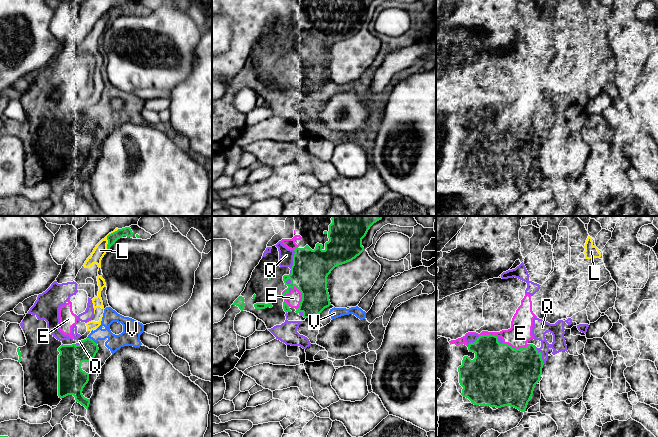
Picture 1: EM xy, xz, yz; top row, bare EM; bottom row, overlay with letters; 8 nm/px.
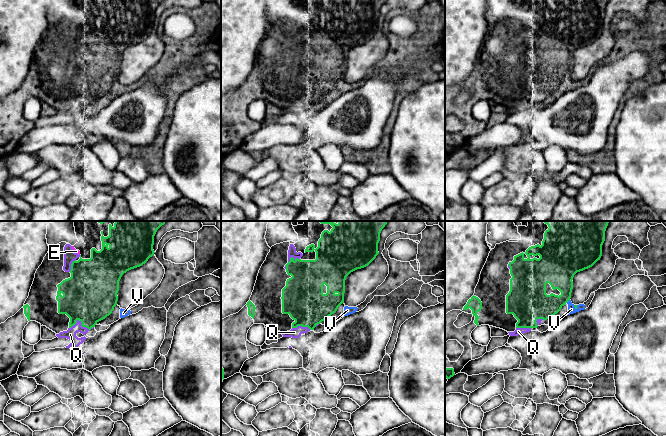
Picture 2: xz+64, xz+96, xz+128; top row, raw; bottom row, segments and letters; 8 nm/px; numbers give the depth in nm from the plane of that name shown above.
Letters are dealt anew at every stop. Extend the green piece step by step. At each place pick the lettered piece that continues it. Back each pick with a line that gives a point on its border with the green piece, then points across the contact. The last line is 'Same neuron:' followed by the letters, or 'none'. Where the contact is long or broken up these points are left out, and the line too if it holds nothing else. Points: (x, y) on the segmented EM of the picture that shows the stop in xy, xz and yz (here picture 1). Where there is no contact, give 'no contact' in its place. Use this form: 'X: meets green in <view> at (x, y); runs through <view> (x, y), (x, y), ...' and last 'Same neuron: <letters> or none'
V: meets green in xy at (92, 340)
Same neuron: V

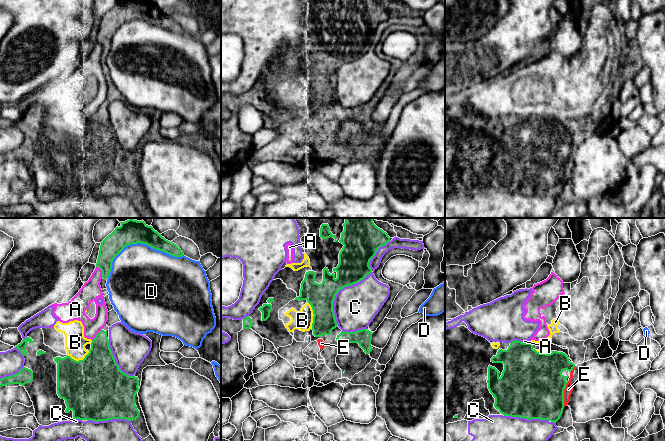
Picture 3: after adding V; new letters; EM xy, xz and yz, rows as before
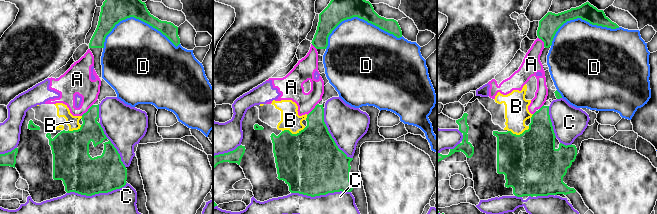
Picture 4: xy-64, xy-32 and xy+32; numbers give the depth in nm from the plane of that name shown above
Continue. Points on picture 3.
E: meets green in yz at (563, 394)
Same neuron: E

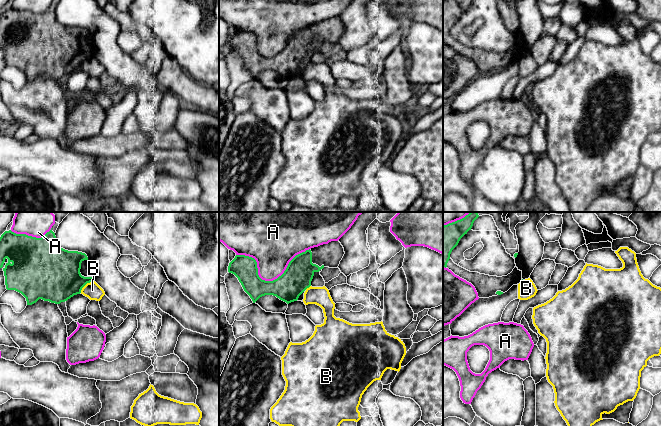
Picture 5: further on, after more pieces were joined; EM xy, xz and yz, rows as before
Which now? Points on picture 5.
Same neuron: none

